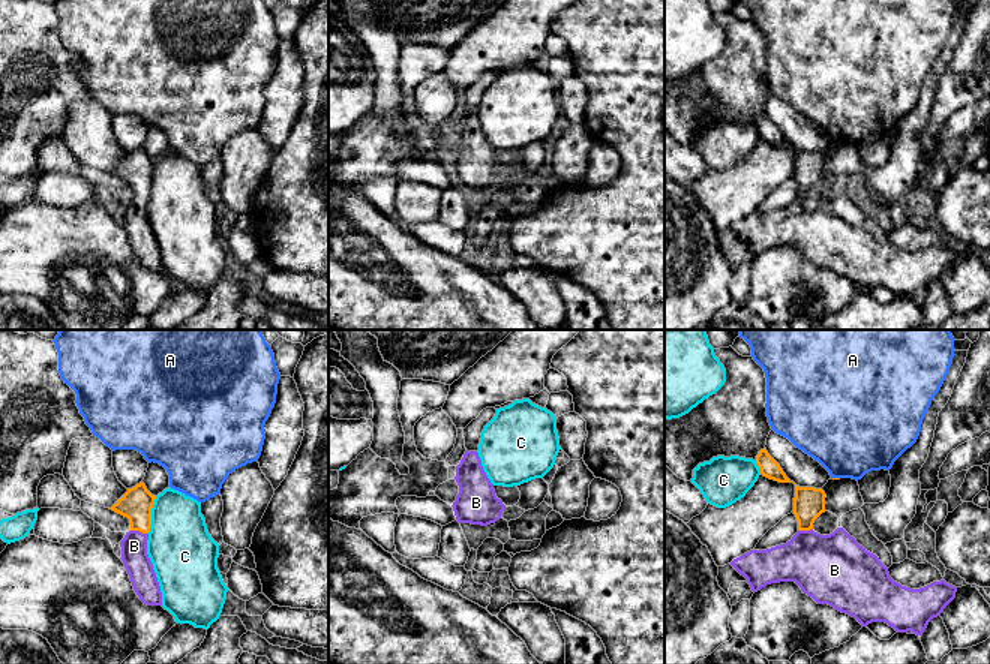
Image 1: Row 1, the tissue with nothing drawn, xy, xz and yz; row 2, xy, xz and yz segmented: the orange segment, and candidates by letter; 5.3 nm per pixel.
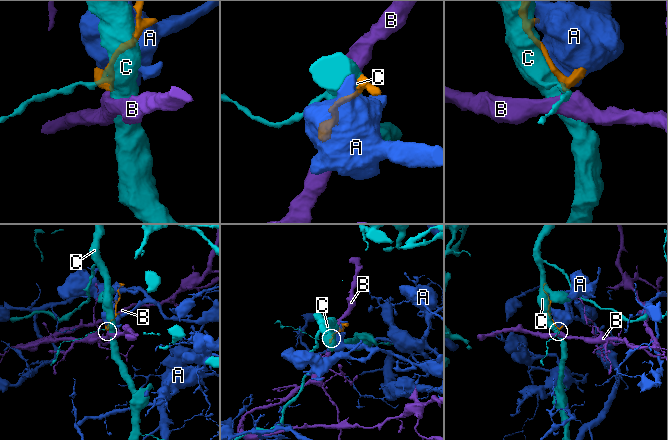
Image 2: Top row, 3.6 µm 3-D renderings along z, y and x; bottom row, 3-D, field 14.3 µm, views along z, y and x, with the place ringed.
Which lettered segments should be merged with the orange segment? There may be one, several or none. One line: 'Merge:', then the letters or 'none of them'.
Merge: B

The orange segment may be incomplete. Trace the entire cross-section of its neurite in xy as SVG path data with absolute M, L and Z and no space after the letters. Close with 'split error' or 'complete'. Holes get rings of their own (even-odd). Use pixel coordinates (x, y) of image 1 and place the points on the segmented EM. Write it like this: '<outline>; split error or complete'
M144 483L136 484L110 508L129 519L130 531L120 541L122 561L134 591L147 606L162 606L162 592L147 555L147 540L152 528L153 496Z; split error

